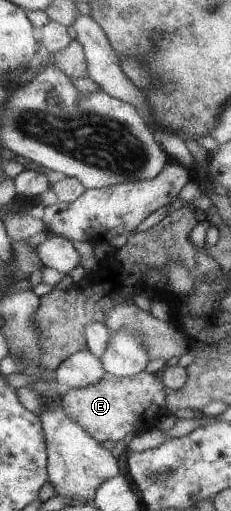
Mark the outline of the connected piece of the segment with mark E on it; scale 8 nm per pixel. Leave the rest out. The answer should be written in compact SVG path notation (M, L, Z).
M144 371L128 377L108 373L92 385L65 390L62 405L66 415L74 423L78 423L90 437L94 437L100 443L116 443L132 431L139 434L146 429L154 428L159 418L168 413L165 404L168 390L165 390L165 387L156 374Z

